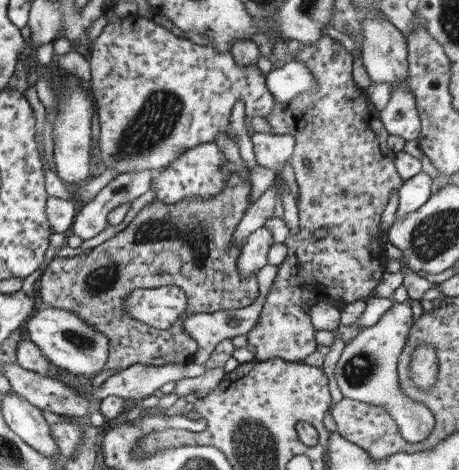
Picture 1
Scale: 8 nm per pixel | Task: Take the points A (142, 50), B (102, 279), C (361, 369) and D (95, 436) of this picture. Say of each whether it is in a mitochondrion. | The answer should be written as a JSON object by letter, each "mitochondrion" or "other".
{"A":"other","B":"mitochondrion","C":"mitochondrion","D":"other"}

